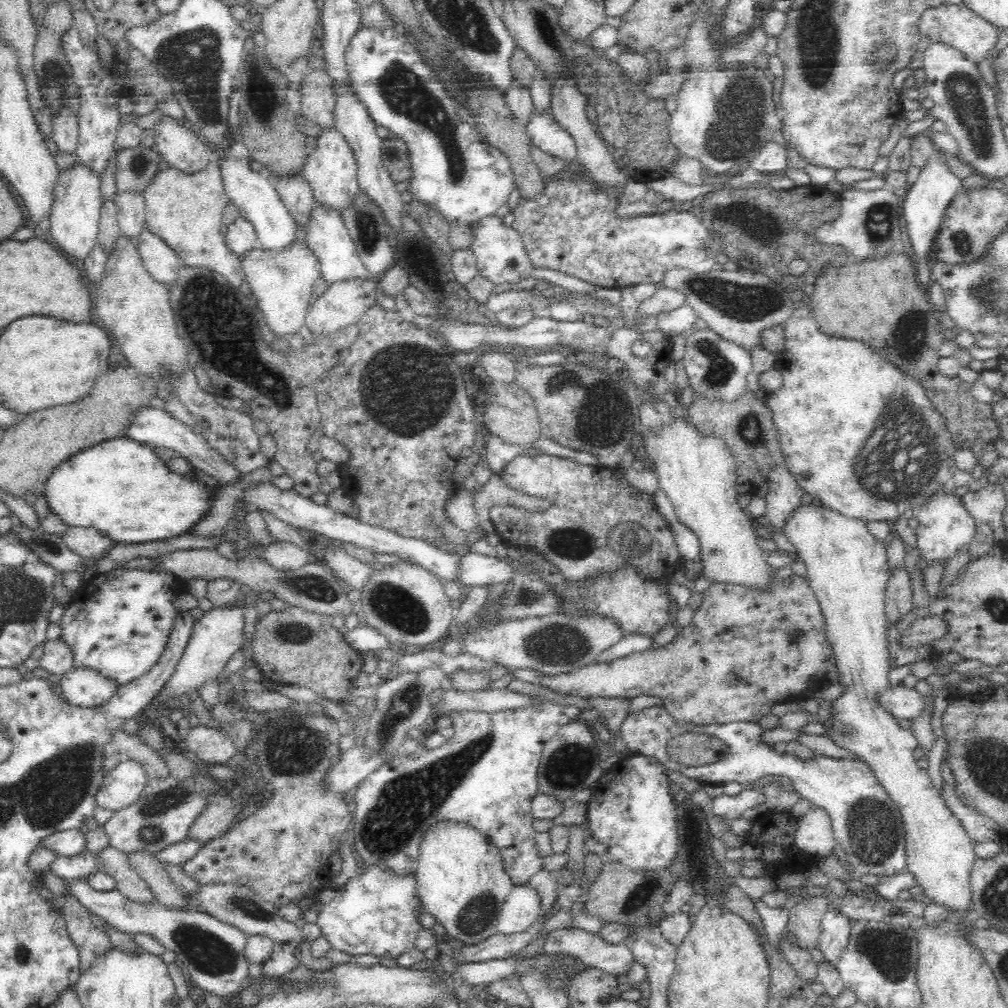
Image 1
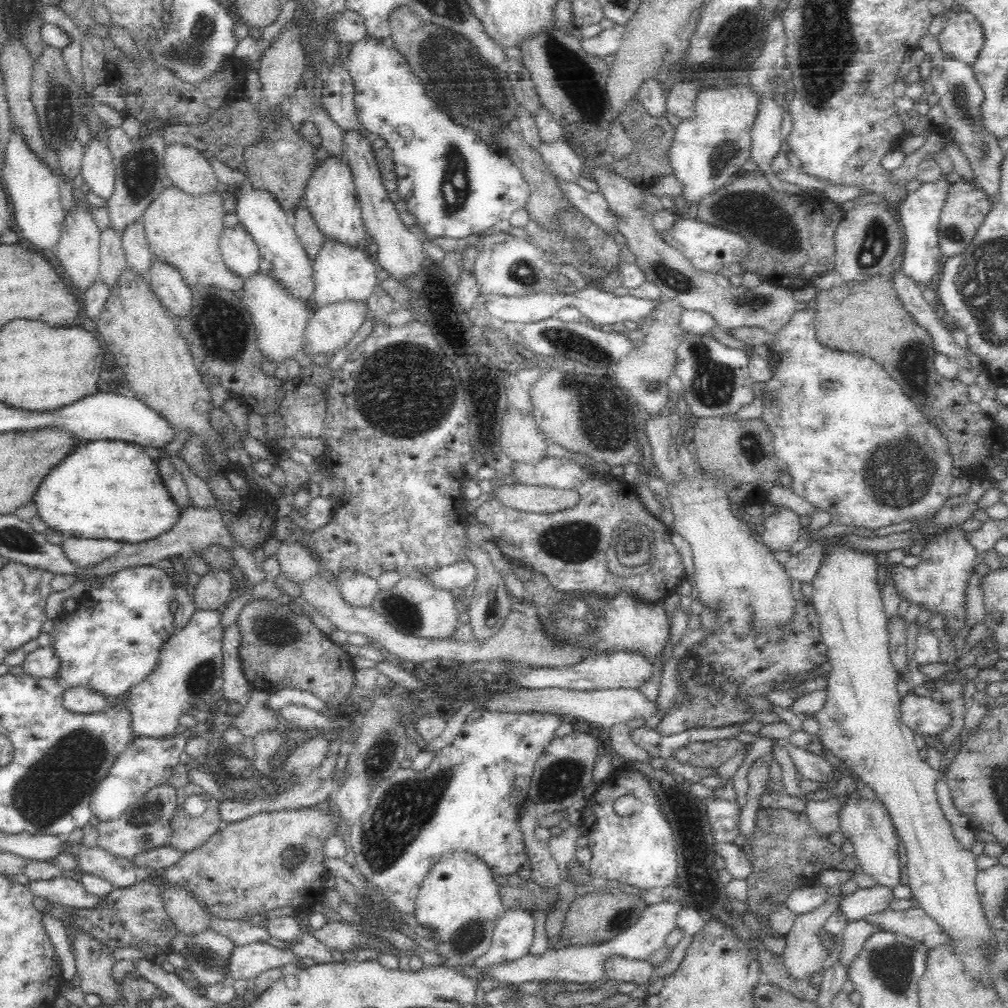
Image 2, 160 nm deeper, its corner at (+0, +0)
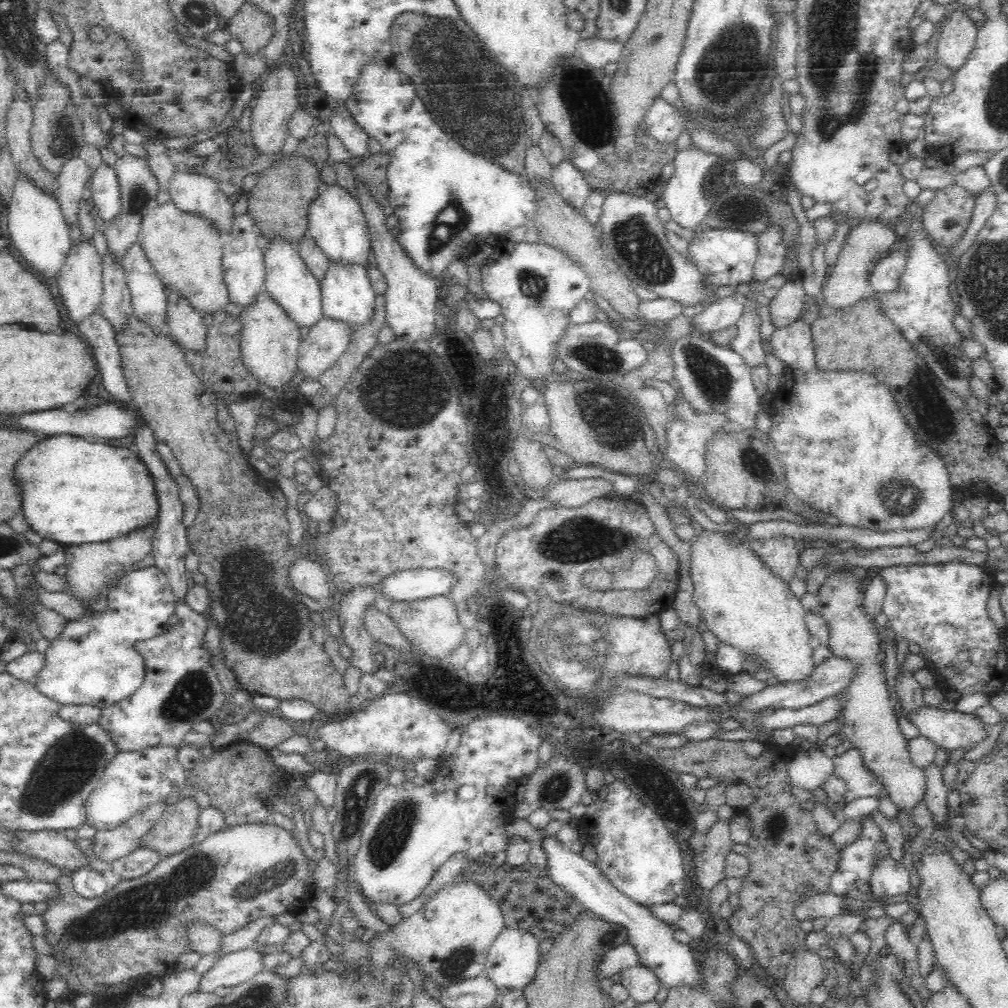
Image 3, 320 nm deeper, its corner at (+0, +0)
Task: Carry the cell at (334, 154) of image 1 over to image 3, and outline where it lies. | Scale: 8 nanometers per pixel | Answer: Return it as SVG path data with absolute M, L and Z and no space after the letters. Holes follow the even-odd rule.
M319 184L319 195L310 204L306 236L326 254L330 264L365 265L370 256L371 236L360 203L340 185Z

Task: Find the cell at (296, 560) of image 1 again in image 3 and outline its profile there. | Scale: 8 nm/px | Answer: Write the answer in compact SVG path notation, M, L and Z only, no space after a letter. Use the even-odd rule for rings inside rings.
M314 557L300 558L290 568L290 581L297 592L321 602L328 602L331 582Z

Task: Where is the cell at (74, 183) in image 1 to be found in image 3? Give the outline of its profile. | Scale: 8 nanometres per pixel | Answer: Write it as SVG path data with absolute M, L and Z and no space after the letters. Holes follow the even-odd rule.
M82 238L82 242L77 246L72 245L68 258L62 265L57 278L59 296L62 299L62 306L66 310L67 317L72 324L79 328L79 324L88 319L90 315L98 312L101 308L101 294L103 291L103 266L100 257L96 253L93 241Z

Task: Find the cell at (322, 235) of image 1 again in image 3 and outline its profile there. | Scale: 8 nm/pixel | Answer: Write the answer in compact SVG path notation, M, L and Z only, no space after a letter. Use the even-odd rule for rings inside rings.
M332 263L328 267L324 278L319 282L322 295L322 309L324 317L346 323L352 333L366 324L374 314L375 296L377 292L372 288L368 278L366 265L342 265Z

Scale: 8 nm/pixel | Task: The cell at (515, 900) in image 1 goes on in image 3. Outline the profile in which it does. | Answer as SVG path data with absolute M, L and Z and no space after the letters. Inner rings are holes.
M505 926L498 938L491 944L486 962L484 976L498 989L524 990L534 982L534 976L540 972L539 940L518 927Z

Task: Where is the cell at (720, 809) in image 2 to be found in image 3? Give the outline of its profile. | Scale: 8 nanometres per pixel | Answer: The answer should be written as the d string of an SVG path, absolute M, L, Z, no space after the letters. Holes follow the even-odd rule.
M717 821L705 835L704 850L696 858L693 874L696 884L710 894L727 877L725 860L732 844L729 823Z

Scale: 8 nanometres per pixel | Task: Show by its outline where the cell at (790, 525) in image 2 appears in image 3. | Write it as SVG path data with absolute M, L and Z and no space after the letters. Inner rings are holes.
M792 538L760 540L752 542L748 548L762 560L773 576L778 576L787 585L796 576L799 550L796 549L796 542Z

